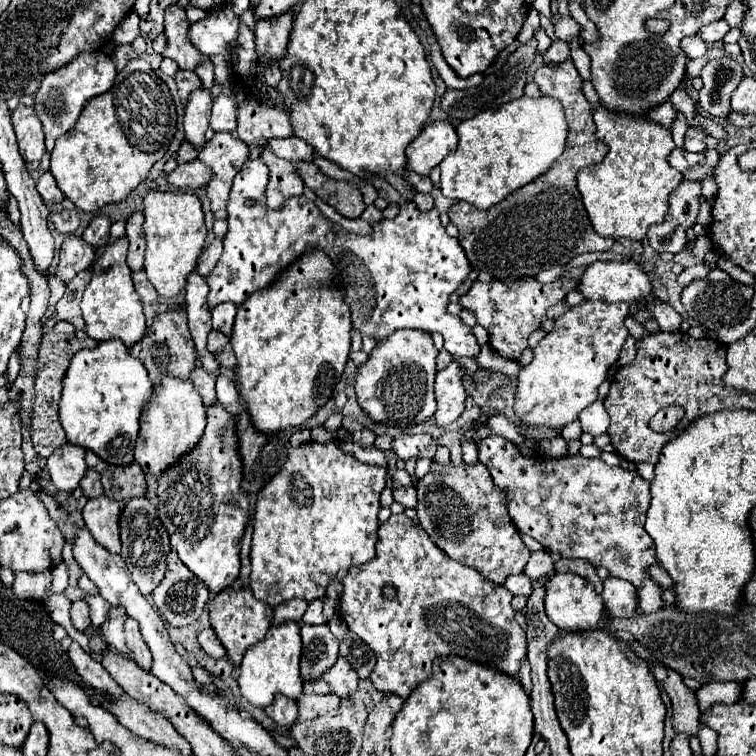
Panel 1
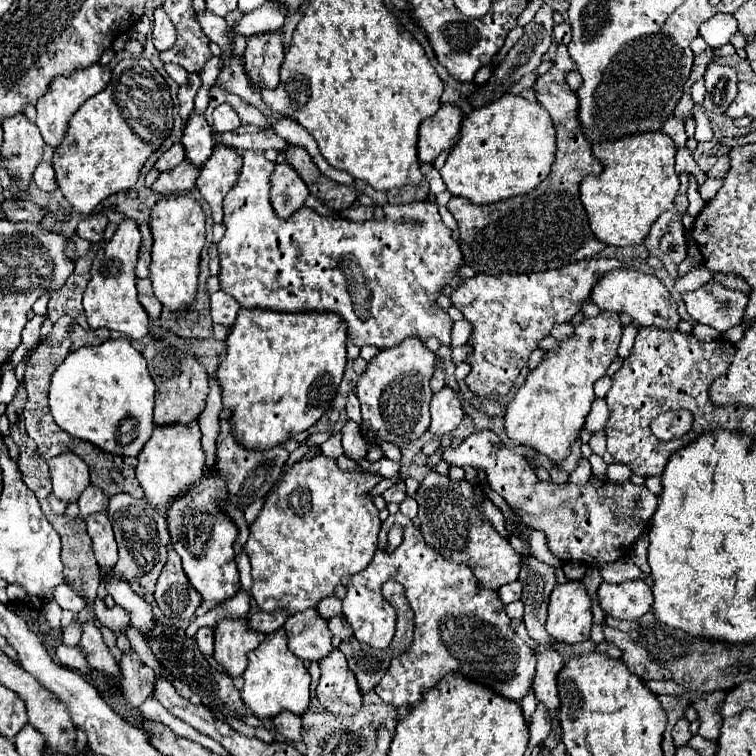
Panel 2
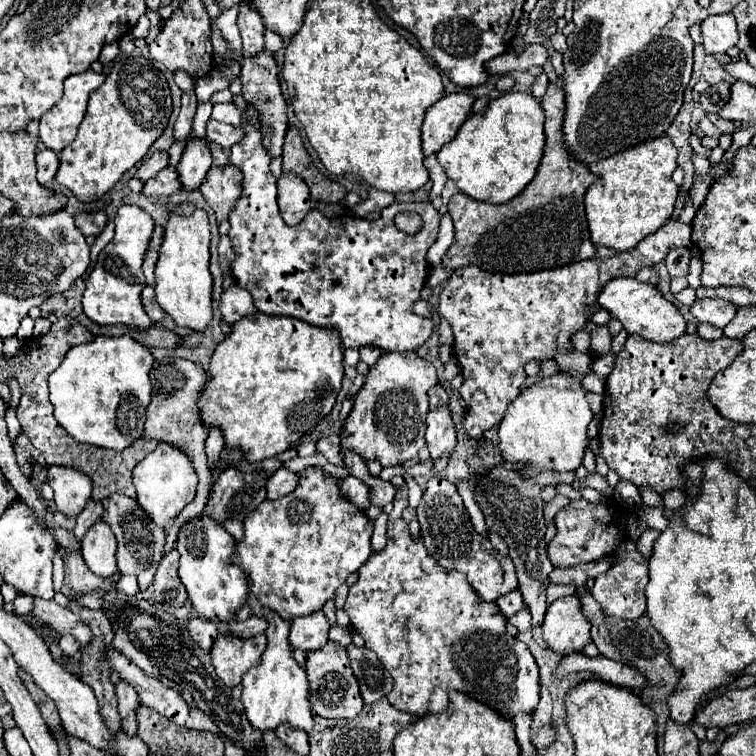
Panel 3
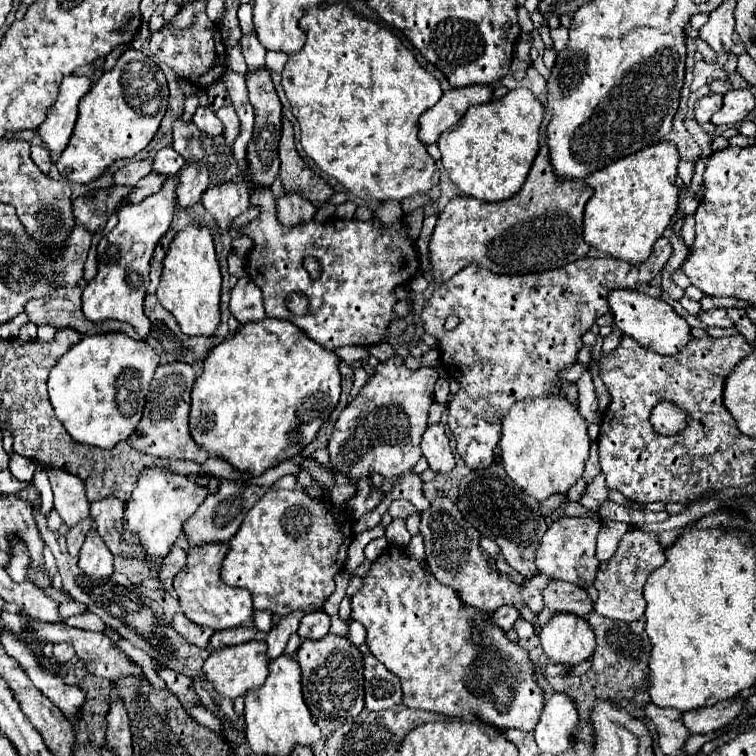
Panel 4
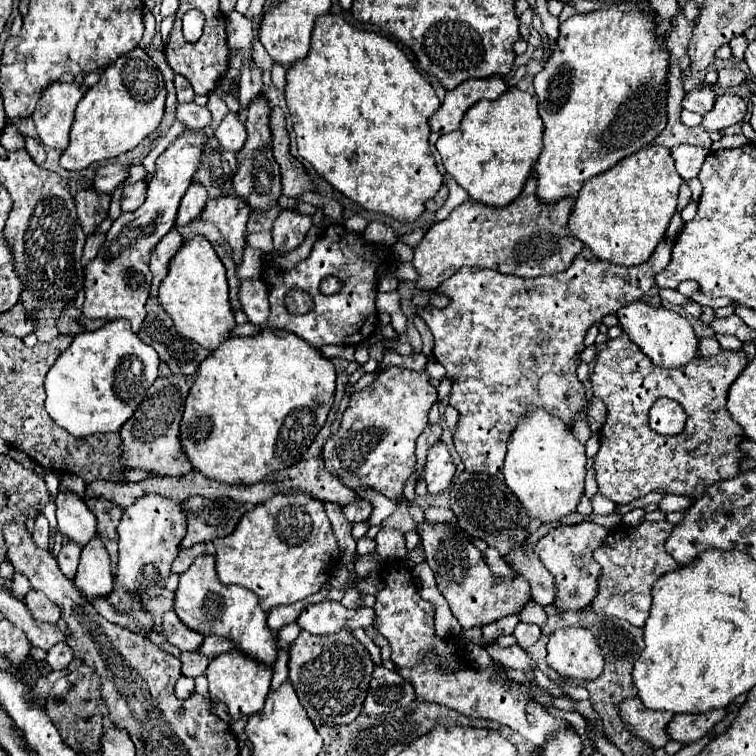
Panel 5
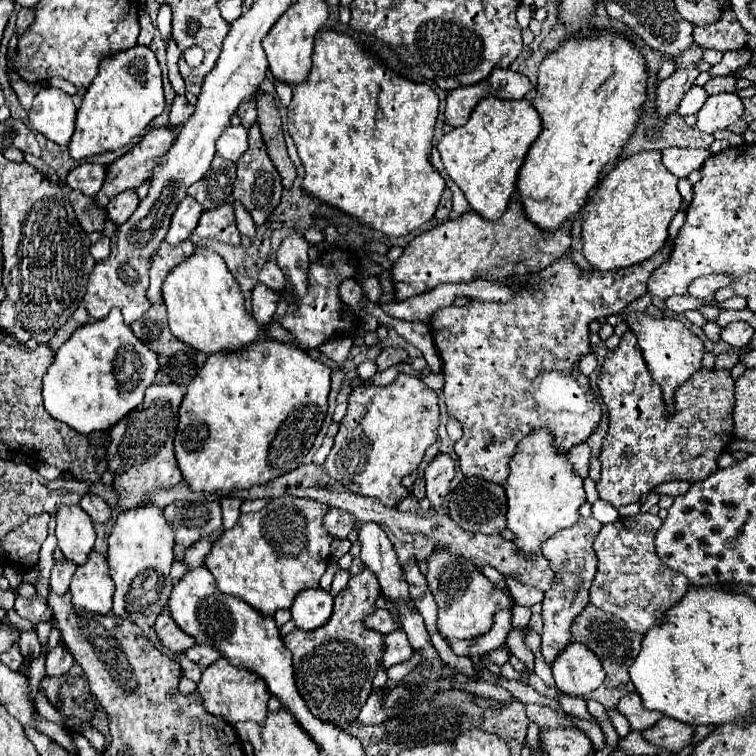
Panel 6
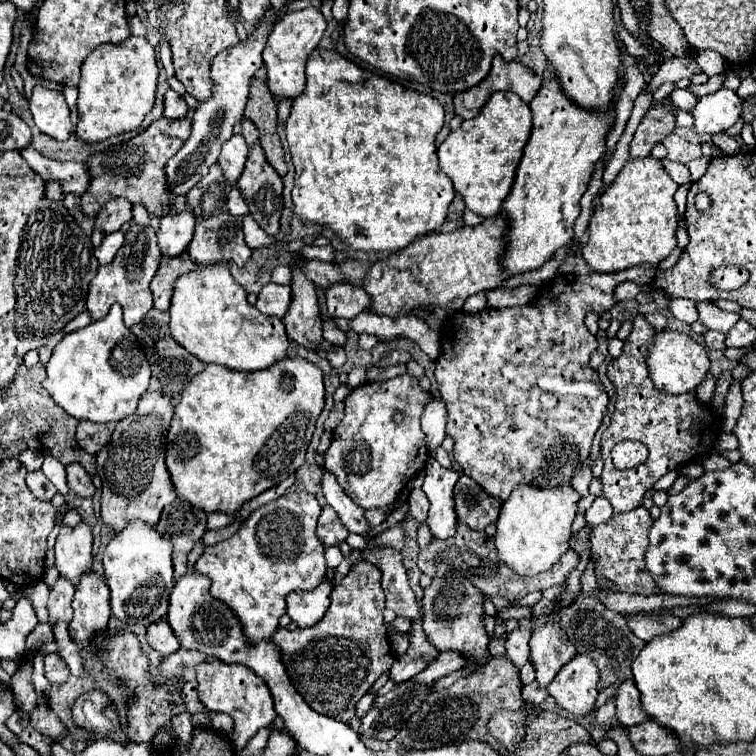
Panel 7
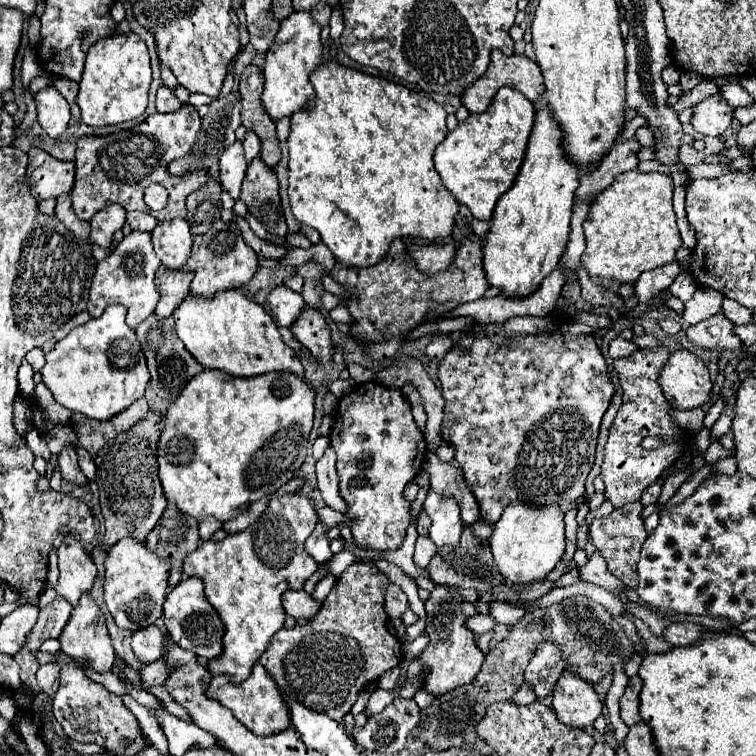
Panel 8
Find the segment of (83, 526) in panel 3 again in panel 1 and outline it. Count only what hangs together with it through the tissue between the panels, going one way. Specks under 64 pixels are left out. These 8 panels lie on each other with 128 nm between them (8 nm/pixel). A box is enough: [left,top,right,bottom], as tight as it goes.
[80,470,104,498]

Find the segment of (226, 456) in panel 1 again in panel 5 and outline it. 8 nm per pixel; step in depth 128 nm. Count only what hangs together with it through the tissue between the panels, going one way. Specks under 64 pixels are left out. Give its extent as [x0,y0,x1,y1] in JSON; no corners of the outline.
[174,554,278,668]

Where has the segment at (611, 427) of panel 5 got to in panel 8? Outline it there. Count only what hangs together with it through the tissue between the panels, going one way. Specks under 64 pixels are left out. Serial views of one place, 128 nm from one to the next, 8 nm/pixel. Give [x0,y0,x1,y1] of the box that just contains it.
[602,346,680,508]

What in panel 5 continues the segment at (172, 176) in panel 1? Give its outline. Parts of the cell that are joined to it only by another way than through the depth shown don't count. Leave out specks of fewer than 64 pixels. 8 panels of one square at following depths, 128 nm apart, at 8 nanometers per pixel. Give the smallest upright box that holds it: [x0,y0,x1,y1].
[120,180,146,212]

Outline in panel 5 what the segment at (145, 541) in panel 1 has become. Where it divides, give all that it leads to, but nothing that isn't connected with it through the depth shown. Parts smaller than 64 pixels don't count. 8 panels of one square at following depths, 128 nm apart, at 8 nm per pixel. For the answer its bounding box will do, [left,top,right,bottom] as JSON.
[22,498,122,622]

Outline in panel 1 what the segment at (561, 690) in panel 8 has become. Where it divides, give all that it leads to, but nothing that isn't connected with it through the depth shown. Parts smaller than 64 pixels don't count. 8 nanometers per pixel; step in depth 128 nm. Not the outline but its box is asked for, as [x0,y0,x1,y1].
[544,574,602,632]

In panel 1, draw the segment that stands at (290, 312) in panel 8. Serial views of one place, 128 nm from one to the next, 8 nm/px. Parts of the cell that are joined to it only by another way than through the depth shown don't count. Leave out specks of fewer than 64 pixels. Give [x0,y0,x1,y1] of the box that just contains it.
[210,302,236,336]

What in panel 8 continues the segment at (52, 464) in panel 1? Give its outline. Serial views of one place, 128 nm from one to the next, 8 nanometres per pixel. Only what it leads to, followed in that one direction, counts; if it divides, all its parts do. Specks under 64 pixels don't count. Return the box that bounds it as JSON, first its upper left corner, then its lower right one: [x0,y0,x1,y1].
[54,536,96,606]

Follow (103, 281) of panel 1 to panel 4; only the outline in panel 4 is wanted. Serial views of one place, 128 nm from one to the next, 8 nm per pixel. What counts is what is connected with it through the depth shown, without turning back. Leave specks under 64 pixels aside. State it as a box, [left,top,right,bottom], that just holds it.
[82,176,178,338]

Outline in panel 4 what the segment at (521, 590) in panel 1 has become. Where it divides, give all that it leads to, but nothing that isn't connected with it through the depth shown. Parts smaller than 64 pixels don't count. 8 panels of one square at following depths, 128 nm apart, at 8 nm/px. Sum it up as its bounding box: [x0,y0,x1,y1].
[490,606,520,632]

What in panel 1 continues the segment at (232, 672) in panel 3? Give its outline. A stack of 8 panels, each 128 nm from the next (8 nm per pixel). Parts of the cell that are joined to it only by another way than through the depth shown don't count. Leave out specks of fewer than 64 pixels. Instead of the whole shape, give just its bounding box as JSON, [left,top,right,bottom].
[210,588,272,666]

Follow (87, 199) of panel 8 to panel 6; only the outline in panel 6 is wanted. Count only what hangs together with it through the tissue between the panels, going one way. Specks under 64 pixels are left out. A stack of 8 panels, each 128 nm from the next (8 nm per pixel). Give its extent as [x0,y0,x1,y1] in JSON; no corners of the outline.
[94,126,174,206]

